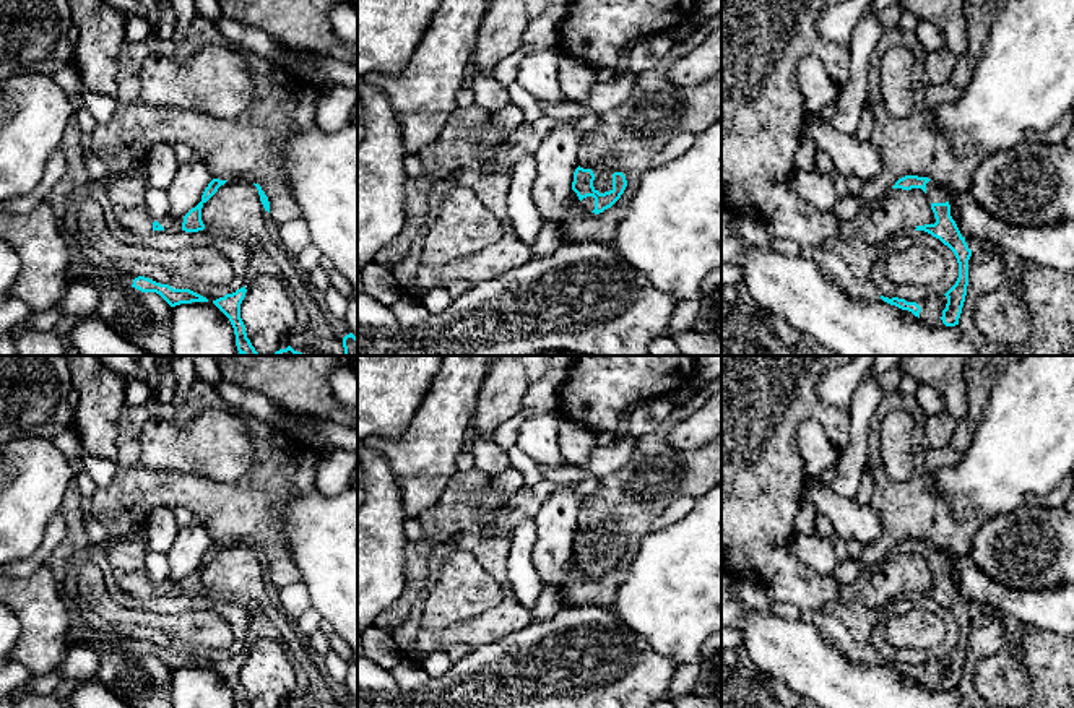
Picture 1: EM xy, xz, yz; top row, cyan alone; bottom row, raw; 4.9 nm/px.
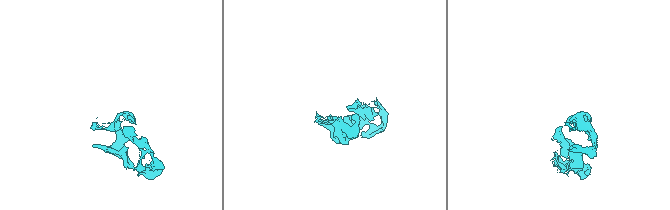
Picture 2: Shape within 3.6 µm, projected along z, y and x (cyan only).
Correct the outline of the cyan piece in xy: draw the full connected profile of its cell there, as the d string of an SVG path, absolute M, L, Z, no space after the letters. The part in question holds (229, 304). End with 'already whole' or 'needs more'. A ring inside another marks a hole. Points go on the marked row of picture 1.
M244 286L232 294L226 294L224 297L213 300L213 304L229 318L234 328L239 356L260 356L247 338L245 325L240 318L240 304L245 292L247 289Z; already whole

